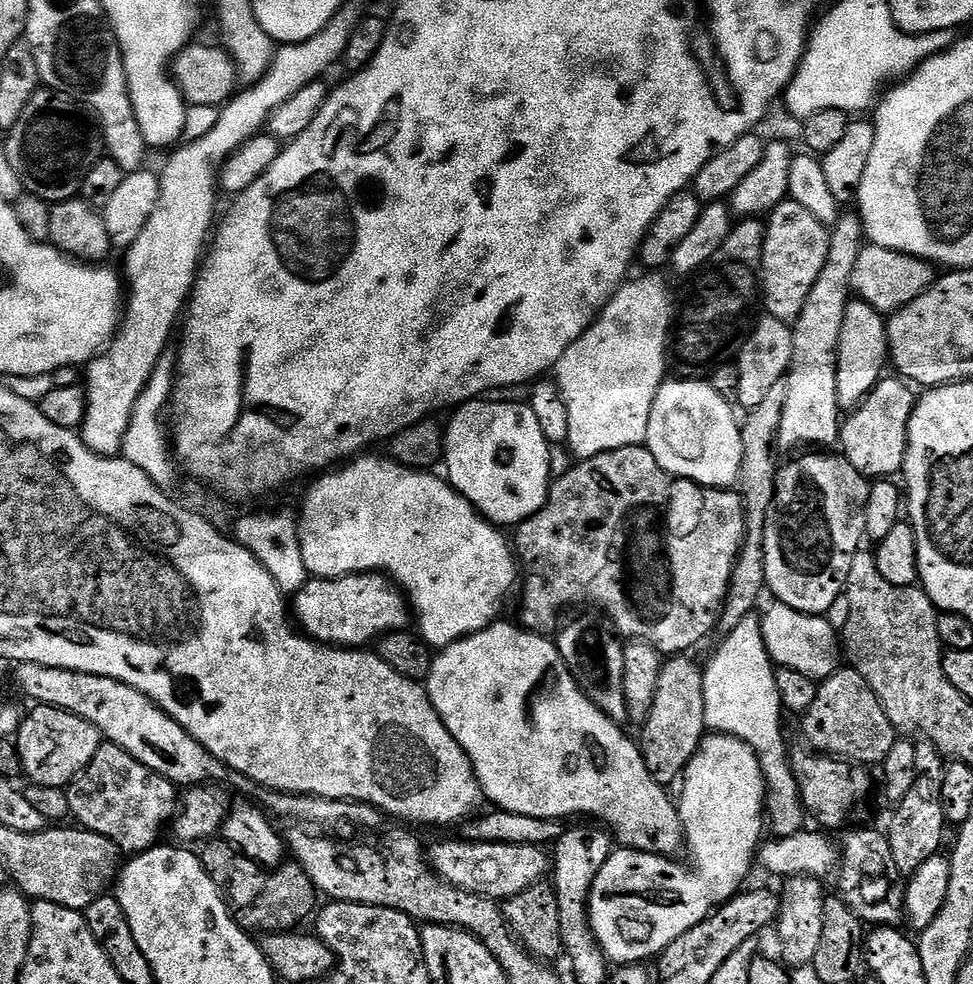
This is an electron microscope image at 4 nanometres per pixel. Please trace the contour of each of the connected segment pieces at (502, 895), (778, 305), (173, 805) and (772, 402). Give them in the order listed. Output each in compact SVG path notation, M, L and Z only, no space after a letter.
M463 838L444 840L430 848L430 863L436 875L470 894L485 896L497 902L514 898L530 886L541 883L550 872L550 856L539 844L510 845L494 841L472 841Z
M791 198L781 202L767 217L762 269L762 304L767 315L785 322L795 321L800 315L810 286L814 286L822 266L826 266L829 231L829 225L818 222L806 206Z
M104 742L90 758L88 765L67 785L71 819L102 838L110 838L121 853L149 852L161 843L164 827L173 823L178 811L178 788L162 774L142 766L138 758L130 758L126 750Z
M787 379L779 380L773 389L766 394L761 405L751 409L743 419L740 426L742 434L742 470L738 481L740 497L744 499L744 517L748 519L748 533L744 536L744 549L736 559L736 569L728 587L728 597L720 615L718 625L721 633L727 634L738 626L747 616L753 615L757 610L756 603L760 595L766 592L766 562L764 561L764 517L770 510L770 502L776 493L776 452L778 437L782 420L782 409L786 404Z

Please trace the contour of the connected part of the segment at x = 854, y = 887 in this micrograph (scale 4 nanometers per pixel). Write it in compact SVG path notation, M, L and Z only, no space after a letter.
M872 828L852 831L845 831L844 841L840 840L838 844L841 854L839 895L861 918L872 916L873 925L887 925L891 921L888 919L904 908L906 877L898 870L898 866L894 866L894 854L883 831L875 832Z

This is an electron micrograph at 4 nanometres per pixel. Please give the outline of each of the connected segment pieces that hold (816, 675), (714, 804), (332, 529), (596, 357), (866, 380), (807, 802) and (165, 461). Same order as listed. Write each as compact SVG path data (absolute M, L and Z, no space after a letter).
M779 602L773 605L760 620L763 641L766 642L773 663L779 667L798 670L800 674L817 682L822 682L839 671L842 644L838 630L829 623L827 617L802 614Z
M705 735L684 771L683 784L685 794L696 796L697 806L704 808L704 828L696 832L696 876L675 864L675 859L620 846L613 851L610 863L602 866L592 887L588 917L605 956L613 965L627 966L651 961L651 956L659 957L674 938L682 938L686 930L698 926L713 910L737 895L745 887L744 879L751 874L752 864L754 868L757 851L766 836L766 781L754 749L733 736Z
M372 454L361 455L359 458L353 459L351 462L345 463L343 467L341 467L339 470L329 471L327 474L321 475L319 478L313 479L311 481L311 483L313 482L312 489L310 489L309 492L305 494L304 505L301 506L300 512L298 511L298 527L300 529L300 545L302 546L302 562L306 562L306 570L308 571L309 577L319 578L322 580L336 580L339 576L357 576L360 572L384 573L385 576L395 580L396 583L400 585L401 589L403 589L403 591L406 593L410 601L411 611L414 613L414 624L417 624L417 626L415 625L415 627L418 629L418 634L421 636L421 638L424 639L424 641L426 641L428 647L433 650L439 650L445 648L446 646L450 646L454 642L458 642L460 639L462 639L463 636L469 636L470 634L474 634L478 630L482 630L486 626L490 626L491 624L496 623L497 620L501 619L503 612L500 611L503 610L504 603L506 603L508 600L508 595L510 595L512 591L514 591L513 593L517 591L518 581L521 579L522 576L522 568L521 565L518 563L518 557L514 551L513 541L509 539L509 537L507 540L507 538L504 537L502 533L500 533L503 531L501 531L501 529L497 527L497 525L493 524L492 521L485 520L484 517L481 516L479 512L477 512L475 506L471 502L469 502L469 500L465 498L462 493L457 492L456 489L448 483L447 479L440 477L439 480L438 477L432 476L436 474L433 474L431 471L421 470L418 468L407 468L406 466L402 466L401 464L396 463L396 461L391 458L385 458L385 460L383 460L383 458L380 456L368 455Z
M644 274L641 280L635 280L635 278L629 279L622 287L620 287L614 294L614 298L610 298L610 302L602 309L600 315L597 316L596 321L587 328L582 334L582 338L578 338L578 342L574 342L570 346L570 350L566 350L566 354L562 354L562 358L557 362L554 369L554 379L556 385L560 387L560 393L562 398L566 402L566 410L570 414L570 434L568 435L567 445L551 445L548 449L550 454L550 474L549 479L551 481L562 478L567 474L573 466L573 457L570 458L568 450L572 451L576 455L577 461L589 460L594 458L598 454L603 452L609 452L610 450L618 450L619 448L629 448L635 444L643 445L648 438L648 427L650 426L650 410L654 406L654 398L658 394L660 385L664 383L666 379L666 373L664 373L664 367L667 369L670 364L670 357L667 353L668 345L670 343L670 333L674 328L674 308L672 312L672 292L668 289L668 284L663 280L663 275L660 274Z
M855 298L849 299L836 351L836 377L841 409L856 409L872 393L874 386L885 375L884 364L886 368L889 360L888 325L885 317L874 310L874 306Z
M804 748L791 749L790 763L792 776L798 782L800 800L804 804L805 813L811 819L813 816L821 824L819 825L821 829L847 829L851 825L848 823L851 822L852 816L859 814L864 799L872 792L872 776L868 773L871 771L865 765L853 764L850 760L841 760Z
M166 350L160 356L160 361L156 363L156 369L148 379L147 386L142 390L138 402L132 411L130 426L126 426L124 441L120 447L123 459L130 461L142 474L146 474L159 488L172 490L176 484L176 472L178 473L178 464L170 455L170 436L160 425L160 415L165 415L166 405L172 398L172 385L174 383L174 373L176 371L177 353L172 350Z

